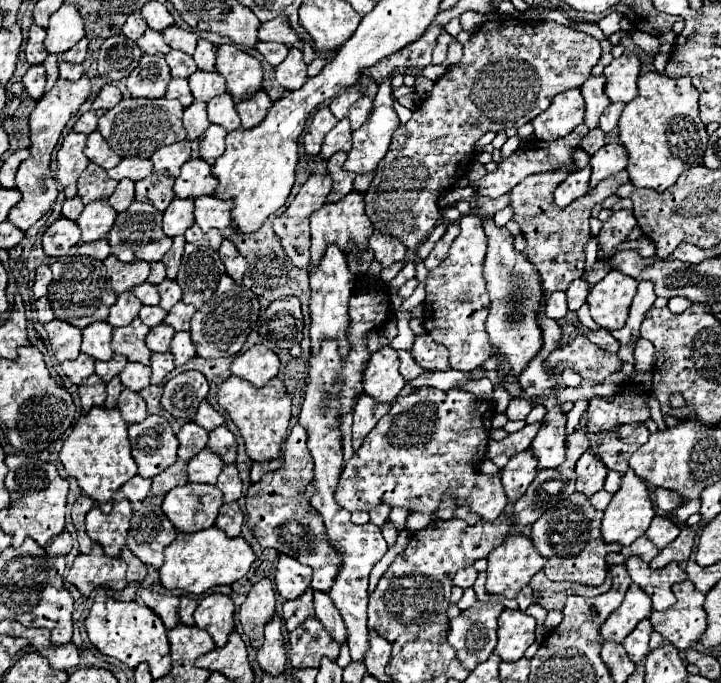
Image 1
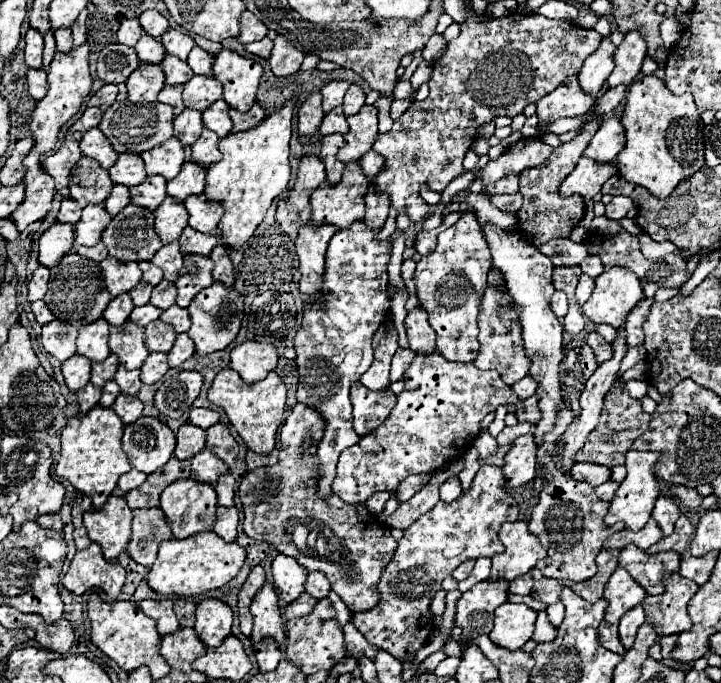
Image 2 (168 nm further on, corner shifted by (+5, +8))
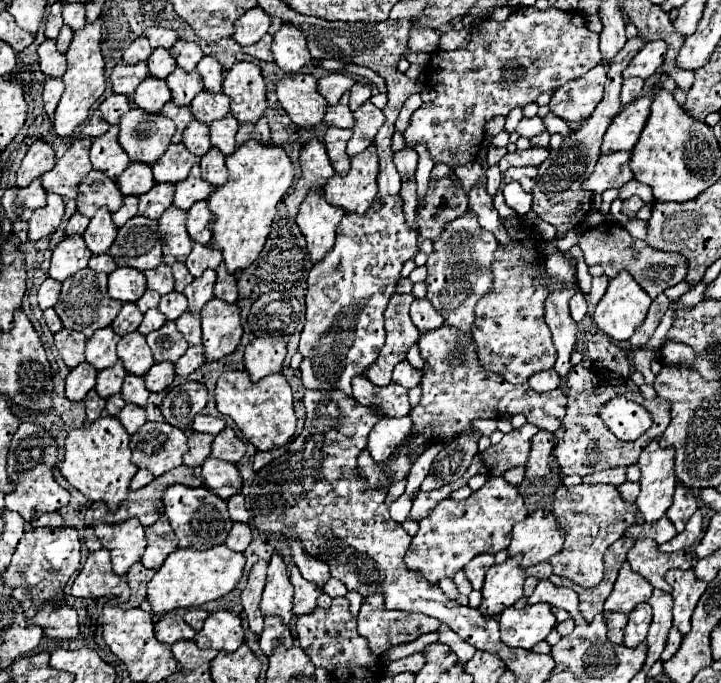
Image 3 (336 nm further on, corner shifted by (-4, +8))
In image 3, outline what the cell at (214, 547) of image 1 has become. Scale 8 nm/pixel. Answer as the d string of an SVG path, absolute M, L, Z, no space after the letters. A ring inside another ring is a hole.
M220 544L206 552L198 552L192 548L174 550L162 564L162 568L148 582L148 602L152 612L162 618L162 614L178 610L178 608L198 608L210 600L218 600L226 596L242 578L244 572L244 554L230 550Z

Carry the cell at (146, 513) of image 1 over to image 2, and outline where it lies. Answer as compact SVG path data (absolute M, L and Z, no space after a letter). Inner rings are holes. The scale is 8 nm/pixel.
M161 508L149 510L133 510L133 534L127 546L127 554L143 566L151 566L157 558L159 544L163 540L171 540L173 534Z

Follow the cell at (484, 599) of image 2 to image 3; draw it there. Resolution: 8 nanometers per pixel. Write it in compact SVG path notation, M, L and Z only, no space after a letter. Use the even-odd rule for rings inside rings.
M508 558L502 564L494 564L486 572L480 612L486 614L486 618L498 618L506 606L512 606L522 598L524 580L526 574L520 568L518 558Z

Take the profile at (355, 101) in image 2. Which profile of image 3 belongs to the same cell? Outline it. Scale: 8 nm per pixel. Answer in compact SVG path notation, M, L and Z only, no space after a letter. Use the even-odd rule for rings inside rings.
M356 82L350 90L350 110L358 110L366 100L370 100L372 92L370 92L370 84L366 82Z

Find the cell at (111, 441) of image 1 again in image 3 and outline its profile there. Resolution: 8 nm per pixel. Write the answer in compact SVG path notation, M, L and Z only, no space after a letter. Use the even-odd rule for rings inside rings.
M100 416L96 422L76 428L68 434L64 444L64 460L58 464L60 474L90 502L104 502L112 512L128 494L128 486L138 468L130 460L130 434L118 418Z

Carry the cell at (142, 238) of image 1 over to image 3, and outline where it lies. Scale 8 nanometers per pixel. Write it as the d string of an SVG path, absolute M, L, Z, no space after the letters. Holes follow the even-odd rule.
M134 216L126 222L108 250L120 268L136 268L140 272L158 268L162 264L162 238L158 234L158 222Z

